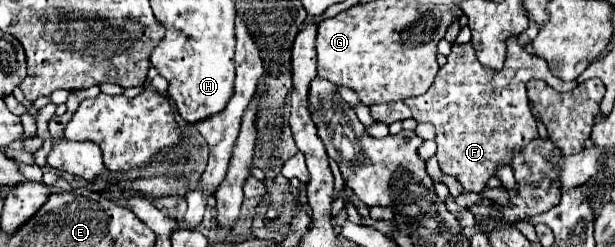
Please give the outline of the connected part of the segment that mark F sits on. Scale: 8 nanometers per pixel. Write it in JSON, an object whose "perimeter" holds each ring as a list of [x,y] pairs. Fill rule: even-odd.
{"perimeter":[[[517,36],[507,40],[507,58],[501,70],[483,66],[477,60],[473,42],[453,44],[447,64],[439,68],[435,82],[425,94],[393,104],[373,104],[369,110],[377,122],[385,124],[405,118],[431,122],[437,130],[437,160],[443,174],[459,178],[467,192],[481,192],[487,186],[487,180],[495,176],[497,168],[505,164],[509,166],[513,154],[537,138],[537,120],[531,114],[525,92],[525,84],[531,78],[541,78],[547,84],[555,84],[559,92],[577,88],[577,82],[563,82],[555,78],[545,60],[531,56],[519,46]]]}

